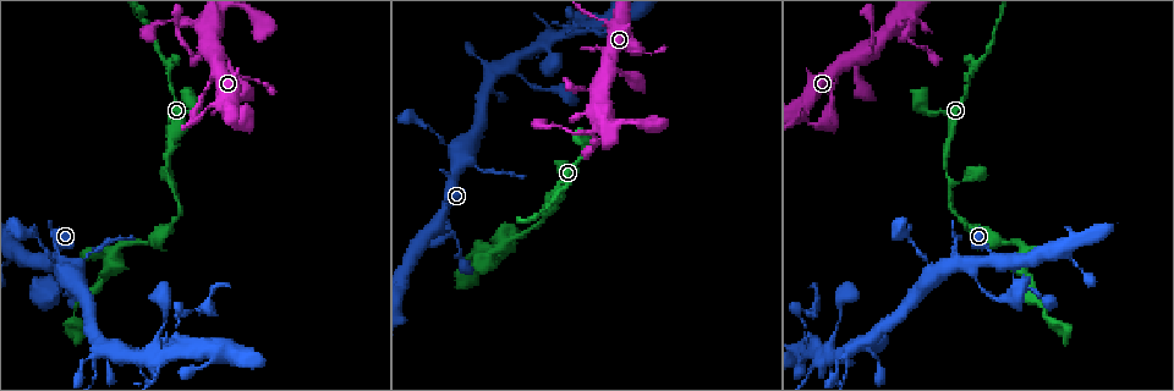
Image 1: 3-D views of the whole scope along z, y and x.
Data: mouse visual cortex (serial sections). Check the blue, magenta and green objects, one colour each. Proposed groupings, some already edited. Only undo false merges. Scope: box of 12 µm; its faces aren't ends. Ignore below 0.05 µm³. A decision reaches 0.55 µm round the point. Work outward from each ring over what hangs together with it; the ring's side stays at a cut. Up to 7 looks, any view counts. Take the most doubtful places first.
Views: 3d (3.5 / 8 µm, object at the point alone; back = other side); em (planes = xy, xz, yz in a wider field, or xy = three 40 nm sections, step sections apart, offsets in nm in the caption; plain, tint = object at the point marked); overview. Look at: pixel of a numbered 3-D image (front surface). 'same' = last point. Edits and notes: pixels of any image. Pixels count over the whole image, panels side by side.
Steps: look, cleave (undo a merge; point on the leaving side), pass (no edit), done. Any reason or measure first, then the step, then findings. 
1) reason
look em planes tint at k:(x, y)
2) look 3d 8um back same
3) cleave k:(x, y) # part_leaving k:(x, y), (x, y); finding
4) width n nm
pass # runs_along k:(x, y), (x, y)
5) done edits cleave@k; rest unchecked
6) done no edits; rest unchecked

three arms meet
look 3d 3.5um at 1:(952, 181)

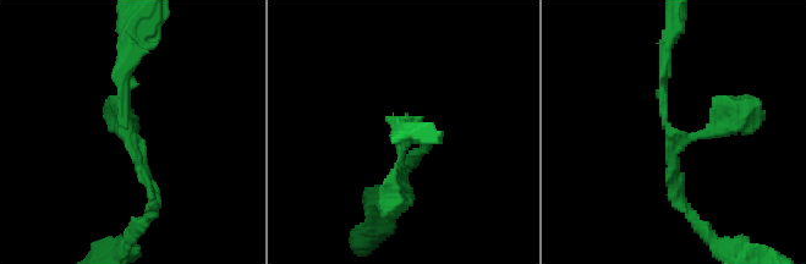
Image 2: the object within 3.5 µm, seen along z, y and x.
arms 3; arm_widths 150, 150, 250 nm; need the tissue
look em planes tint at 2:(674, 136)

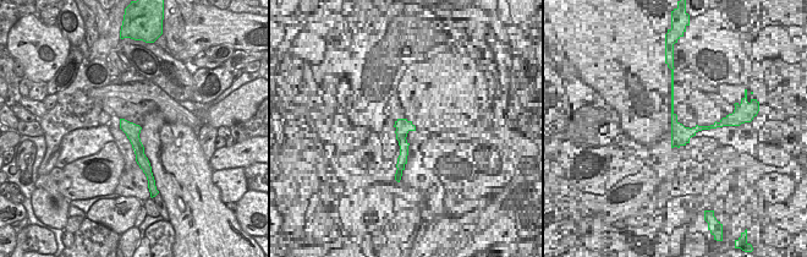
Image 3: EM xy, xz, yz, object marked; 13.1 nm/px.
pass # runs_along 3:(122, 122), (132, 132), (144, 164); all the same cell

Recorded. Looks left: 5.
abrupt turn
look 3d 3.5um at 1:(179, 324)

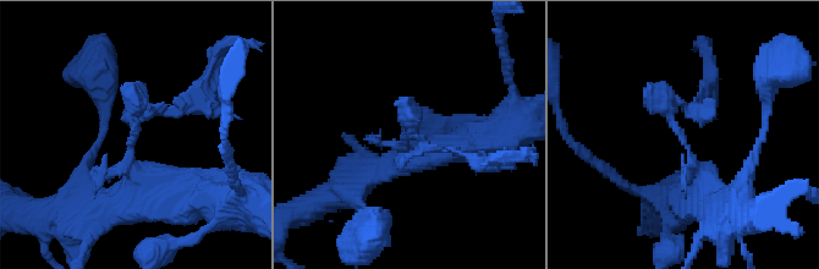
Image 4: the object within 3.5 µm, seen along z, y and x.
shape alone is not enough
look em planes tint at 4:(681, 139)

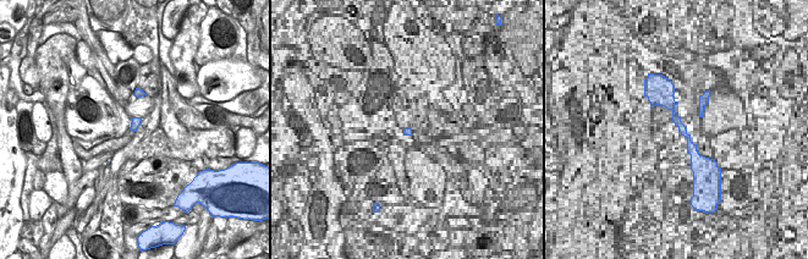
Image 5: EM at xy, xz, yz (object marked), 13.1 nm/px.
pass # runs_along 4:(116, 204), (136, 190), (136, 103), (158, 106); one cell here

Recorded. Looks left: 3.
three arms meet
look 3d 8um at 1:(1022, 250)

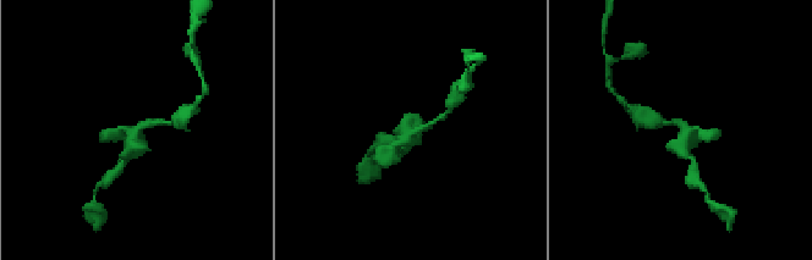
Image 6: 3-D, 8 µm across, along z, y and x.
look em xy step 3 tint at 6:(411, 133)

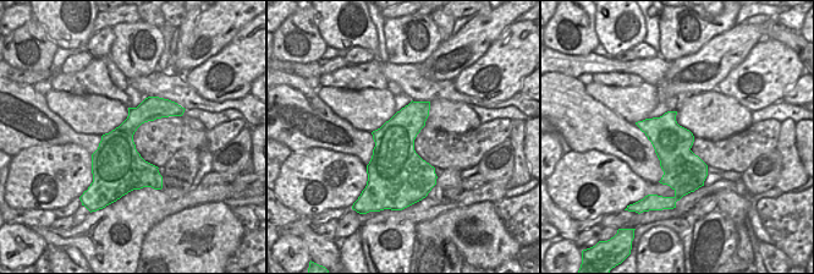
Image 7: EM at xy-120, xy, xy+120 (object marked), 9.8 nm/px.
pass # runs_along 6:(164, 121), (141, 126), (121, 161); all the same cell

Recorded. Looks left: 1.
done no edits; rest unchecked

